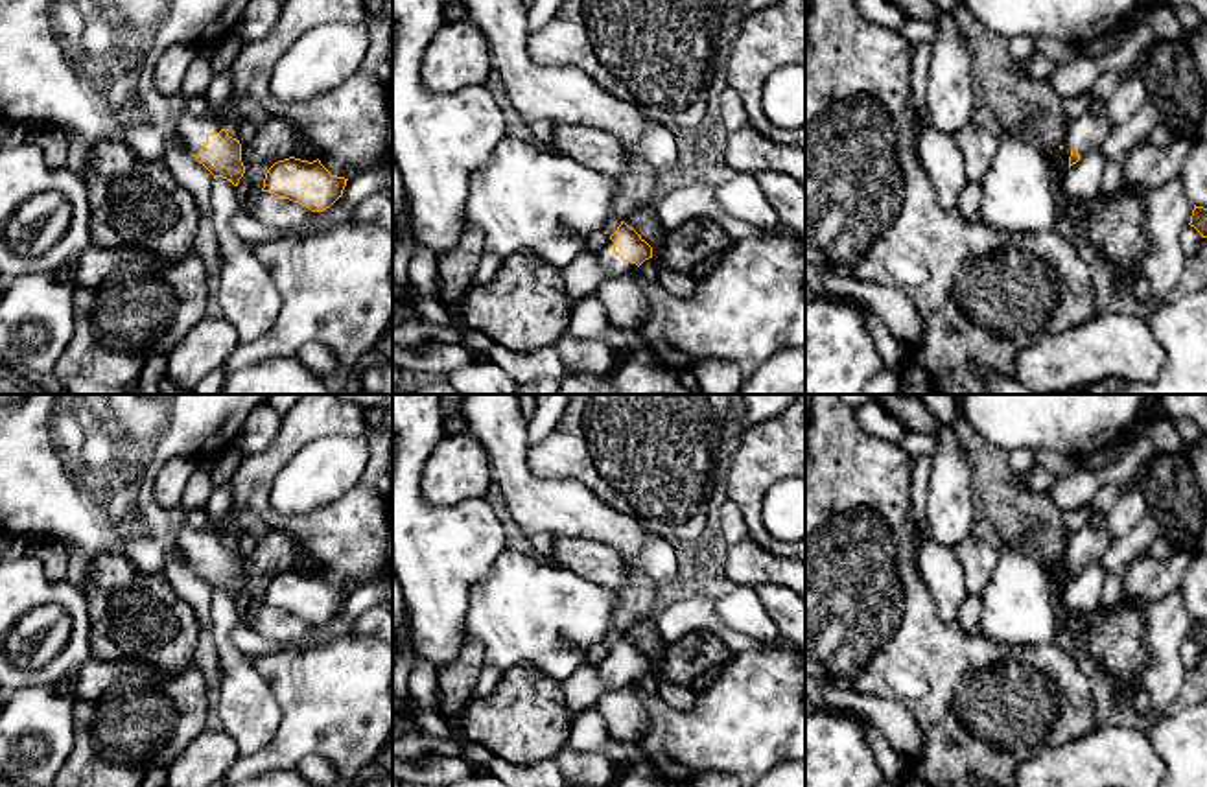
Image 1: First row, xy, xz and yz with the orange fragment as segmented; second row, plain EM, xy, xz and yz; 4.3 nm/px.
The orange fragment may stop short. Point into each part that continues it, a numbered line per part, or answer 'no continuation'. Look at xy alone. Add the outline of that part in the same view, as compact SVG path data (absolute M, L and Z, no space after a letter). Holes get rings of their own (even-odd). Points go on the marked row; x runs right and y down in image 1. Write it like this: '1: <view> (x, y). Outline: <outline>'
1: xy (190, 129). Outline: M186 109L175 118L177 136L186 144L192 155L206 144L210 133L219 133L223 127L208 116L192 116Z

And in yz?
1: yz (1089, 129). Outline: M1091 109L1082 116L1069 120L1067 133L1063 138L1063 153L1069 160L1071 149L1076 147L1078 155L1084 157L1091 147L1102 146L1113 131L1107 114L1096 114Z

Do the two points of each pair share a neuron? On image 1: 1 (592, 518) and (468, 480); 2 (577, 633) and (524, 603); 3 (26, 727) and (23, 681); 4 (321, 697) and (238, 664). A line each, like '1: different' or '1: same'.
1: different
2: same
3: different
4: different

